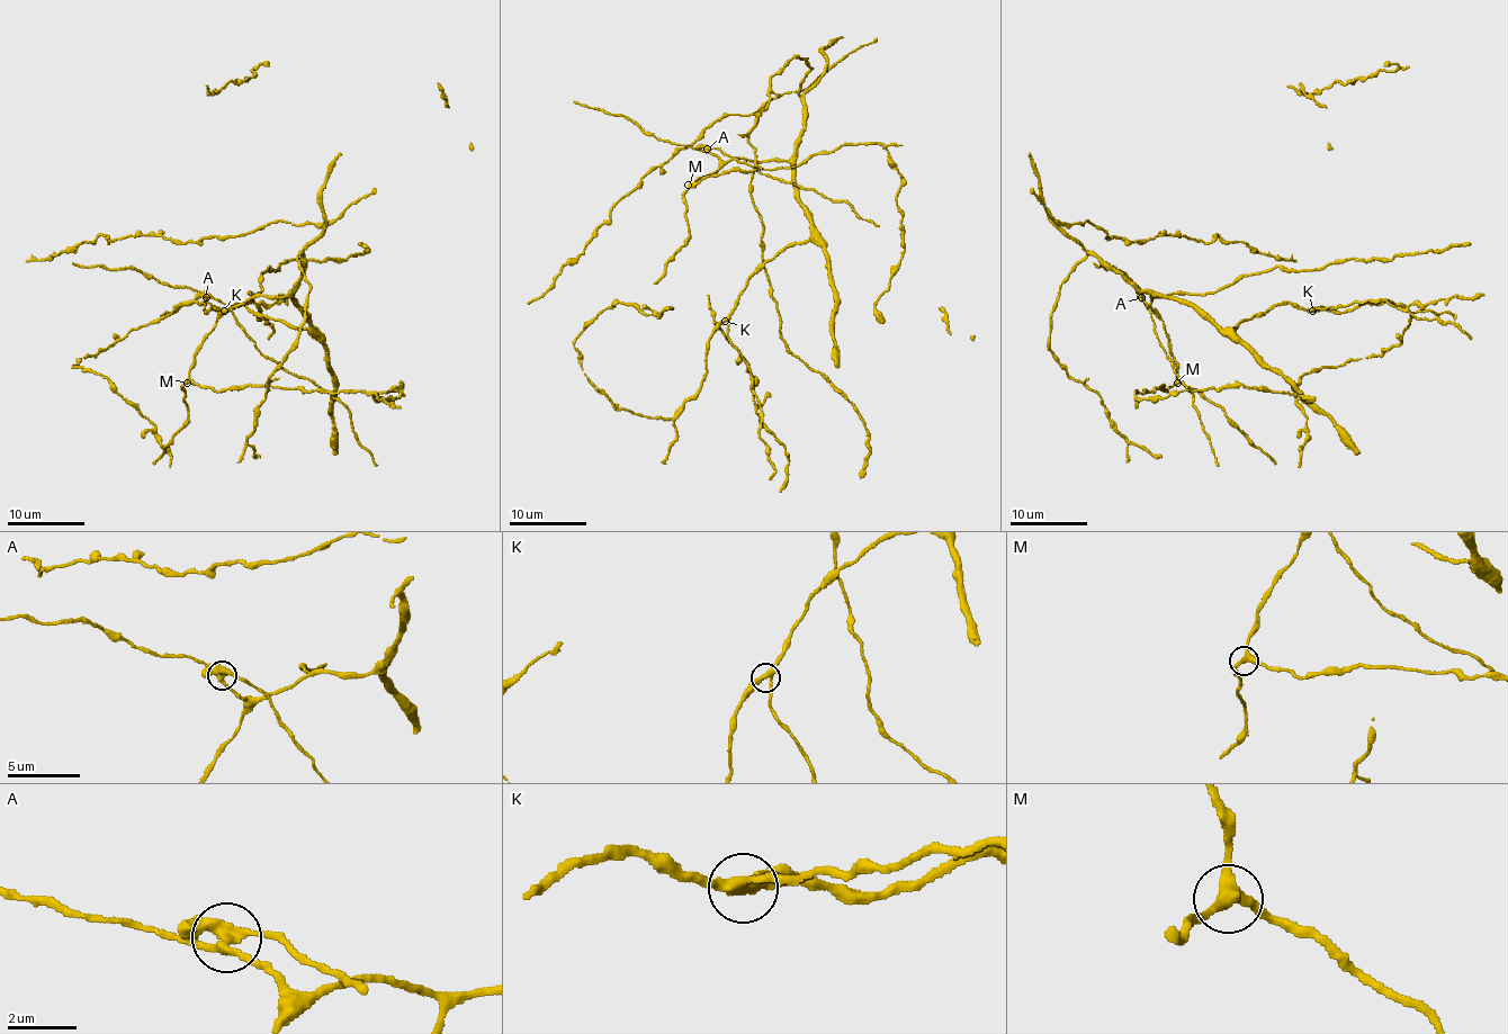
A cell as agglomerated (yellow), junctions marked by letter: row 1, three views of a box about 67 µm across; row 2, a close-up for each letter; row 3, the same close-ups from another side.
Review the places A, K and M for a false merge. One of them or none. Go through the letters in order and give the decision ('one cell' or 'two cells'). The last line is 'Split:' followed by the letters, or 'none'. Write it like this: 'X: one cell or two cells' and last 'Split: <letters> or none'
A: two cells
K: one cell
M: one cell
Split: A

